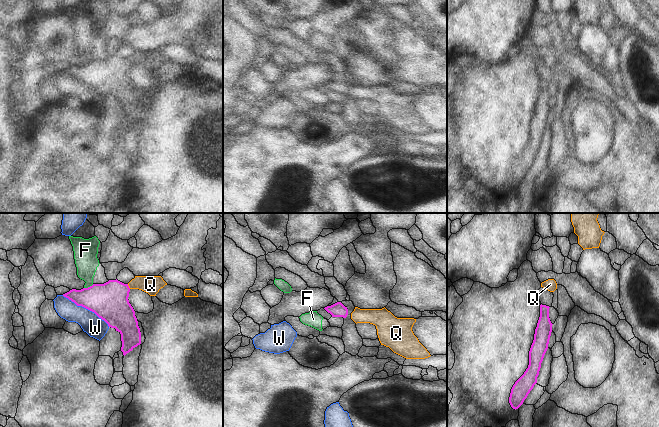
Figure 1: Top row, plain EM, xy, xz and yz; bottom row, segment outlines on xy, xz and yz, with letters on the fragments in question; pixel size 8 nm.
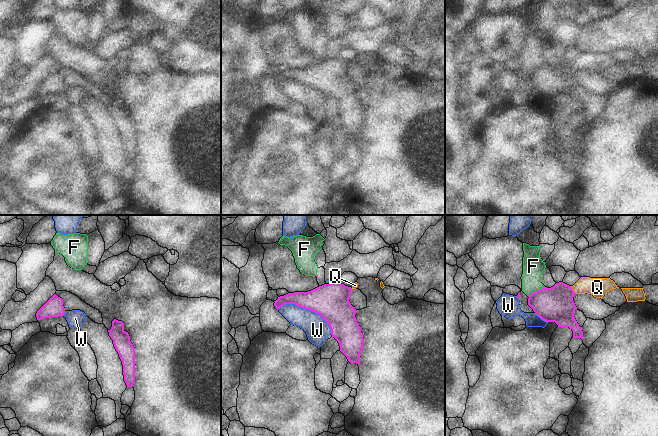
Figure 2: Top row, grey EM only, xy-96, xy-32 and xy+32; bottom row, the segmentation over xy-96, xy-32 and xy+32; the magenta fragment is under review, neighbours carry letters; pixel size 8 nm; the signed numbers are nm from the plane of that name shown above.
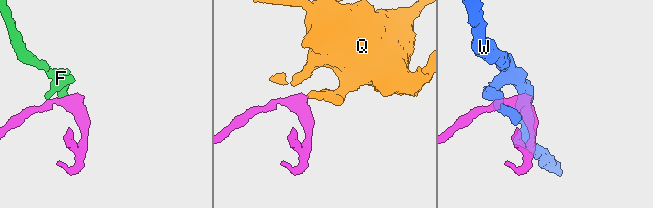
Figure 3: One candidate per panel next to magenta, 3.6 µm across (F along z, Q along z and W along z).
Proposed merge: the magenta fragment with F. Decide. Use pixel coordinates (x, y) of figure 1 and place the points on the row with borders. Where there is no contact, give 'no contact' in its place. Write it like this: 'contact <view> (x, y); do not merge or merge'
contact xy (88, 287); do not merge

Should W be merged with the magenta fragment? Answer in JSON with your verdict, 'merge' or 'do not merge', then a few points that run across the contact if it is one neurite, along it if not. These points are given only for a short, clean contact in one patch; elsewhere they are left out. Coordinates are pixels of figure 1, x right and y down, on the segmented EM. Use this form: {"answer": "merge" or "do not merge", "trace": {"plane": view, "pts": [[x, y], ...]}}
{"answer": "do not merge", "trace": {"plane": "xy", "pts": [[62, 295], [77, 305], [93, 311], [109, 326]]}}

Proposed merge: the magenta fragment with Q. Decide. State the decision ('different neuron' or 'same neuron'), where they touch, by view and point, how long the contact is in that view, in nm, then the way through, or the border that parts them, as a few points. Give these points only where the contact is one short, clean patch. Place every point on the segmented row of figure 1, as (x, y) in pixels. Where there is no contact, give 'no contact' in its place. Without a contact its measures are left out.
same neuron | xy (128, 286) | 50 nm | across xy (109, 301), (128, 286), (133, 284), (150, 284)

